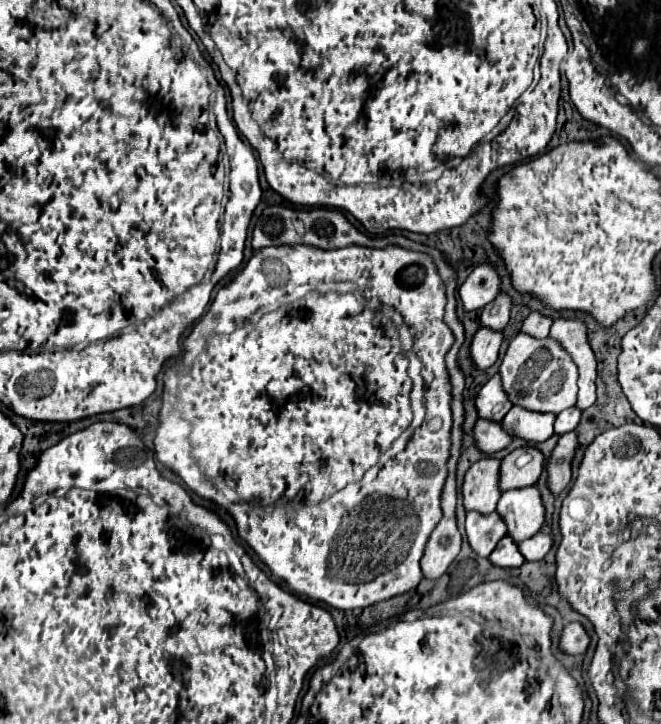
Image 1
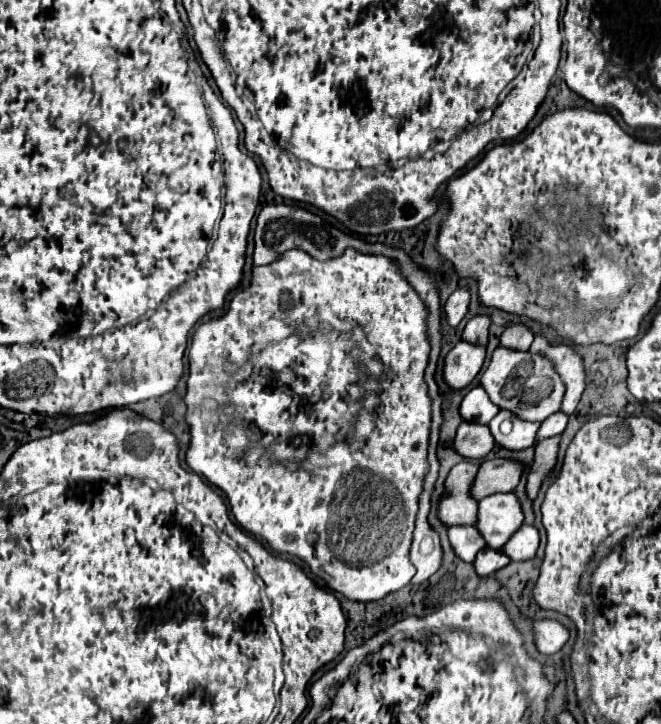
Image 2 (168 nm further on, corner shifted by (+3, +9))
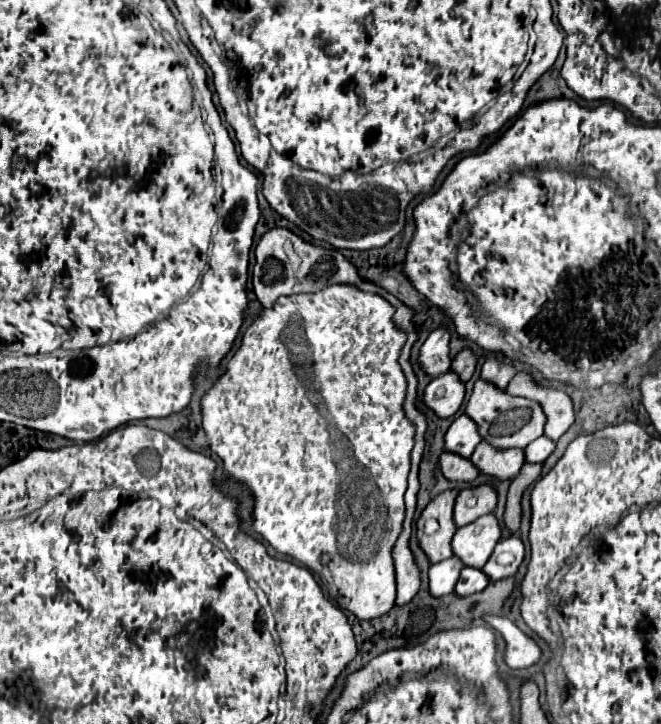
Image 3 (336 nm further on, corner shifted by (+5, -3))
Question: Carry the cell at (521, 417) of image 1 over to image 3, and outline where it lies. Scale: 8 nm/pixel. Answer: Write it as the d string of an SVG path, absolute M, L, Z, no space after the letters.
M486 442L478 444L470 460L480 468L480 472L500 480L514 478L526 462L522 448L508 448L506 452L498 452L498 448L490 448Z

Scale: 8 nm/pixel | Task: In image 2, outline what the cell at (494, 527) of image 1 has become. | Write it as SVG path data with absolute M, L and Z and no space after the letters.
M470 524L466 528L450 528L448 540L450 540L454 554L462 562L472 562L476 558L476 554L484 548L484 540L480 540L474 524Z

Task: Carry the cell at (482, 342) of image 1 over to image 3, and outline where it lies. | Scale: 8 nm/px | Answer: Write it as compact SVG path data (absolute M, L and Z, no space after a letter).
M448 370L442 376L436 376L426 386L424 402L440 418L450 418L462 406L464 396L466 396L466 384L462 380L458 380L458 374L454 370Z

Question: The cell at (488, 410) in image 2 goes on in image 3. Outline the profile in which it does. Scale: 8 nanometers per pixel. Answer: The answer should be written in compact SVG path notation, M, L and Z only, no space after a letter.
M466 414L458 416L446 432L446 450L456 452L456 454L466 456L466 458L472 456L478 442L482 442L478 426Z

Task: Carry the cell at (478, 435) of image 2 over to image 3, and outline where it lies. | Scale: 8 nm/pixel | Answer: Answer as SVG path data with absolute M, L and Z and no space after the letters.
M452 452L442 454L440 470L448 480L454 480L454 482L472 482L478 476L478 468L470 464L470 458L454 456Z

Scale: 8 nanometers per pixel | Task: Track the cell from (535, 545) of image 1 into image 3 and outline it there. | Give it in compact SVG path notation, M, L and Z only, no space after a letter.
M516 532L514 536L502 540L490 560L486 562L486 566L482 568L490 580L502 580L502 578L510 578L518 572L522 560L524 560L524 554L526 554L526 548L524 548L524 542L520 540L520 534Z

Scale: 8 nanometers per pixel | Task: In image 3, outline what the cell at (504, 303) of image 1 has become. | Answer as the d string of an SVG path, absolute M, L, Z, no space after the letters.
M464 348L462 352L458 352L458 356L452 360L452 370L456 370L462 380L470 380L474 370L476 370L474 352L470 348Z

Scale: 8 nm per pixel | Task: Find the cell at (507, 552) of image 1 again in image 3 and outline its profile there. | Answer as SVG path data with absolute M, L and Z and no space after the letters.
M464 568L460 580L458 580L456 588L454 588L454 592L456 592L458 596L470 596L470 594L482 592L488 584L490 584L490 578L488 578L482 570Z

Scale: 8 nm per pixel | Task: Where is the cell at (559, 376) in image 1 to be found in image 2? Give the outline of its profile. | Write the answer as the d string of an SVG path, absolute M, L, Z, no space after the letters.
M508 348L494 350L492 360L480 378L480 386L500 410L510 410L516 418L526 422L542 422L552 412L558 412L564 396L560 376L556 376L554 368L544 358L530 352L512 352Z

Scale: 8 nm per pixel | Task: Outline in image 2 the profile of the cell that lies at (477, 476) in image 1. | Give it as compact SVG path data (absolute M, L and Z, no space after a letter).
M464 460L450 470L444 484L444 496L438 502L438 520L446 528L476 522L478 502L468 496L468 488L472 486L472 476L476 476L476 468L478 464Z

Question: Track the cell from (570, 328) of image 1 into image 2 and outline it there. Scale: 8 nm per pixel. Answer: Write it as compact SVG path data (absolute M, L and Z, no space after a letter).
M538 334L530 346L532 354L544 356L548 362L552 362L554 370L560 374L566 392L562 400L562 412L572 414L580 402L580 396L584 392L584 366L580 354L568 346L568 344L558 344L550 346L542 334Z

